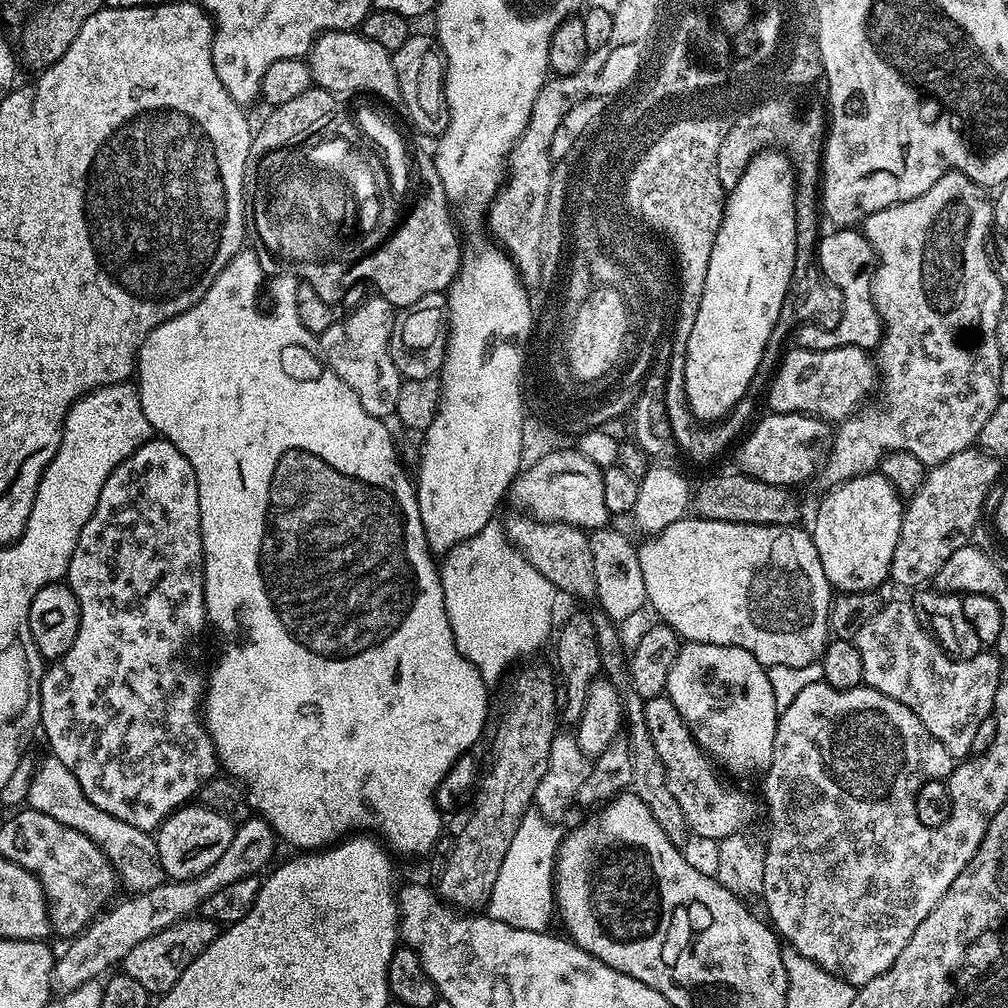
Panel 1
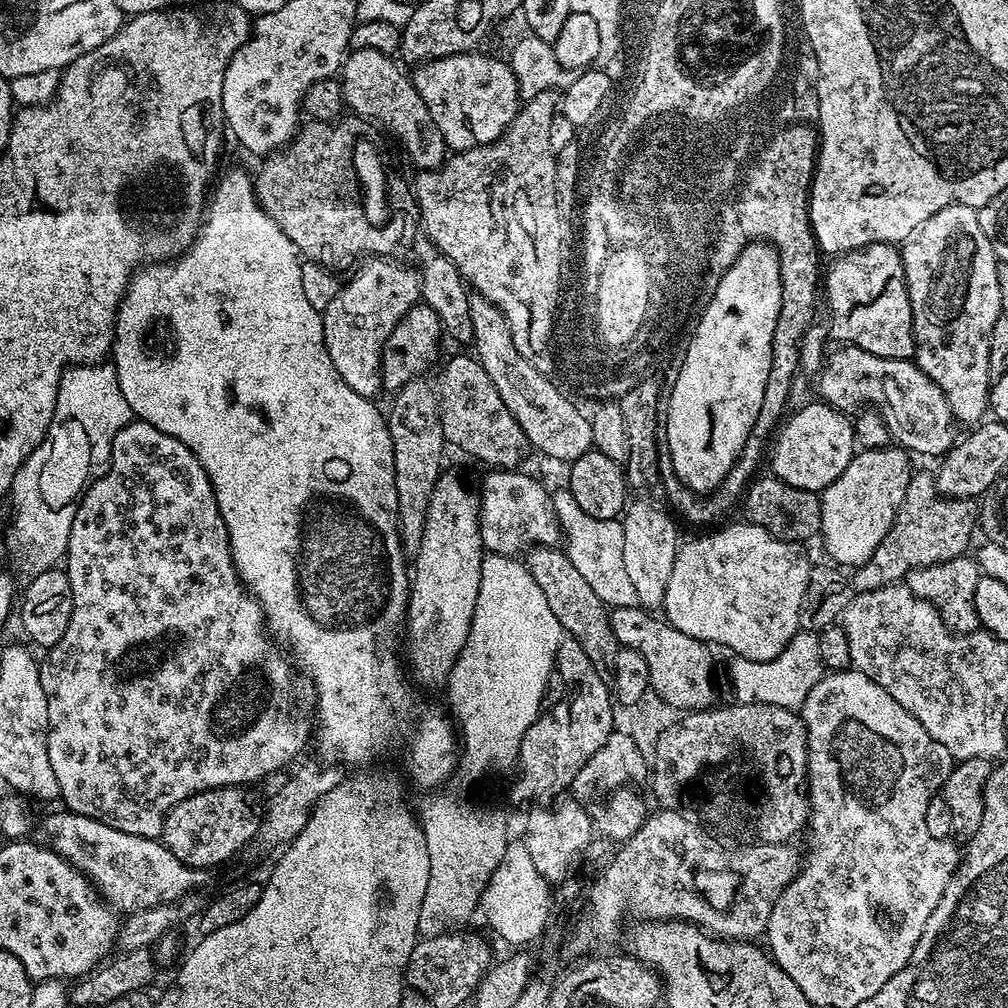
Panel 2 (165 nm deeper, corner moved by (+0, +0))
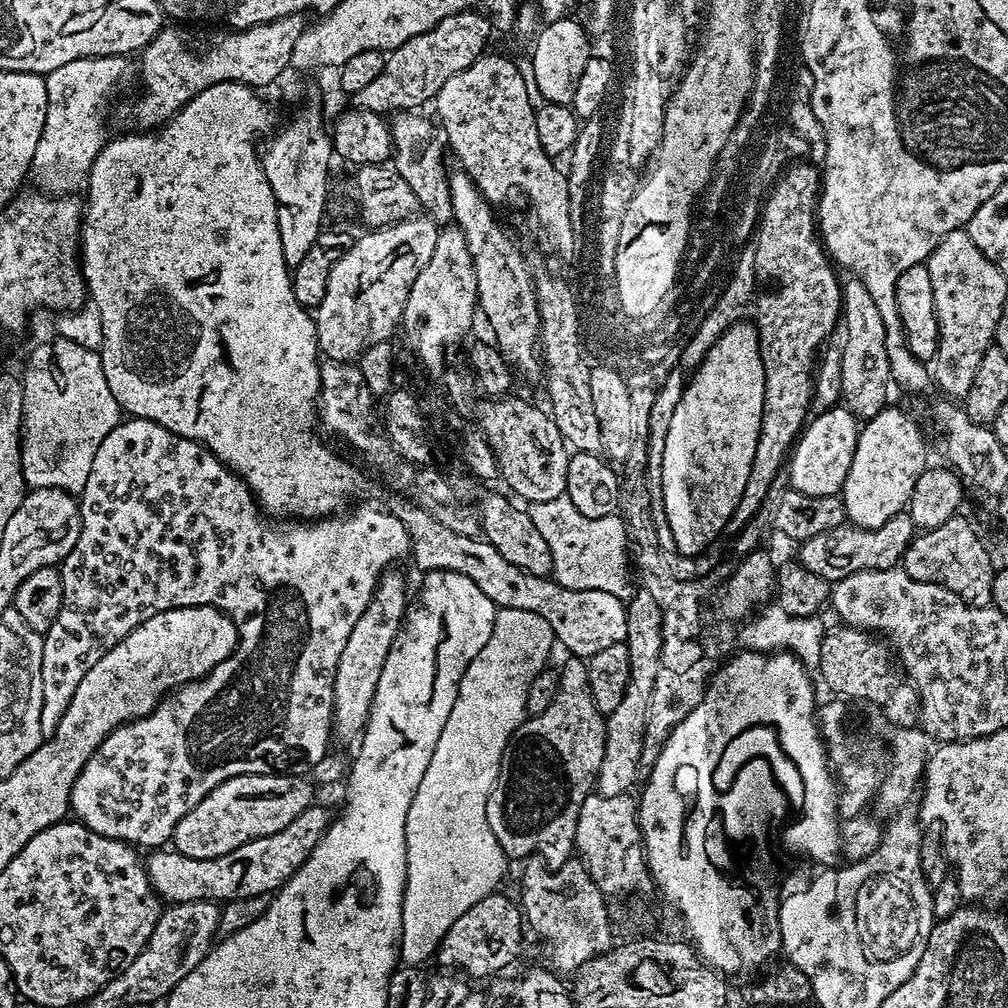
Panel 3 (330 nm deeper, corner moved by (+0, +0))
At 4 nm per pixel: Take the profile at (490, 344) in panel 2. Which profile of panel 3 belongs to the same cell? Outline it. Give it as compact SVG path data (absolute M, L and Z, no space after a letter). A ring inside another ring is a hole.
M397 110L391 113L390 129L392 131L392 158L391 167L402 178L402 182L406 182L406 186L410 186L410 190L414 190L414 198L417 205L422 209L423 215L429 216L437 226L448 226L453 223L452 202L450 200L450 186L448 185L449 169L444 169L444 152L446 156L446 144L442 139L442 132L439 127L431 119L420 116L416 110Z

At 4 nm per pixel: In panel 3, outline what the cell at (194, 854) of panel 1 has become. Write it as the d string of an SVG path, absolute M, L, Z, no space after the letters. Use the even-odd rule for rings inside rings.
M300 774L275 776L235 776L210 790L190 814L172 829L171 847L186 858L218 858L246 846L254 838L266 838L266 834L278 834L314 803L314 784Z

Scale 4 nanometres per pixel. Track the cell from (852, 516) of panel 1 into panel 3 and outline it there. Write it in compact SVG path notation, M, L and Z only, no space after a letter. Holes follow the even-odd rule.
M889 406L867 421L859 429L857 449L842 489L847 519L858 528L877 528L905 511L914 482L923 474L927 460L928 448L919 426L896 406Z

